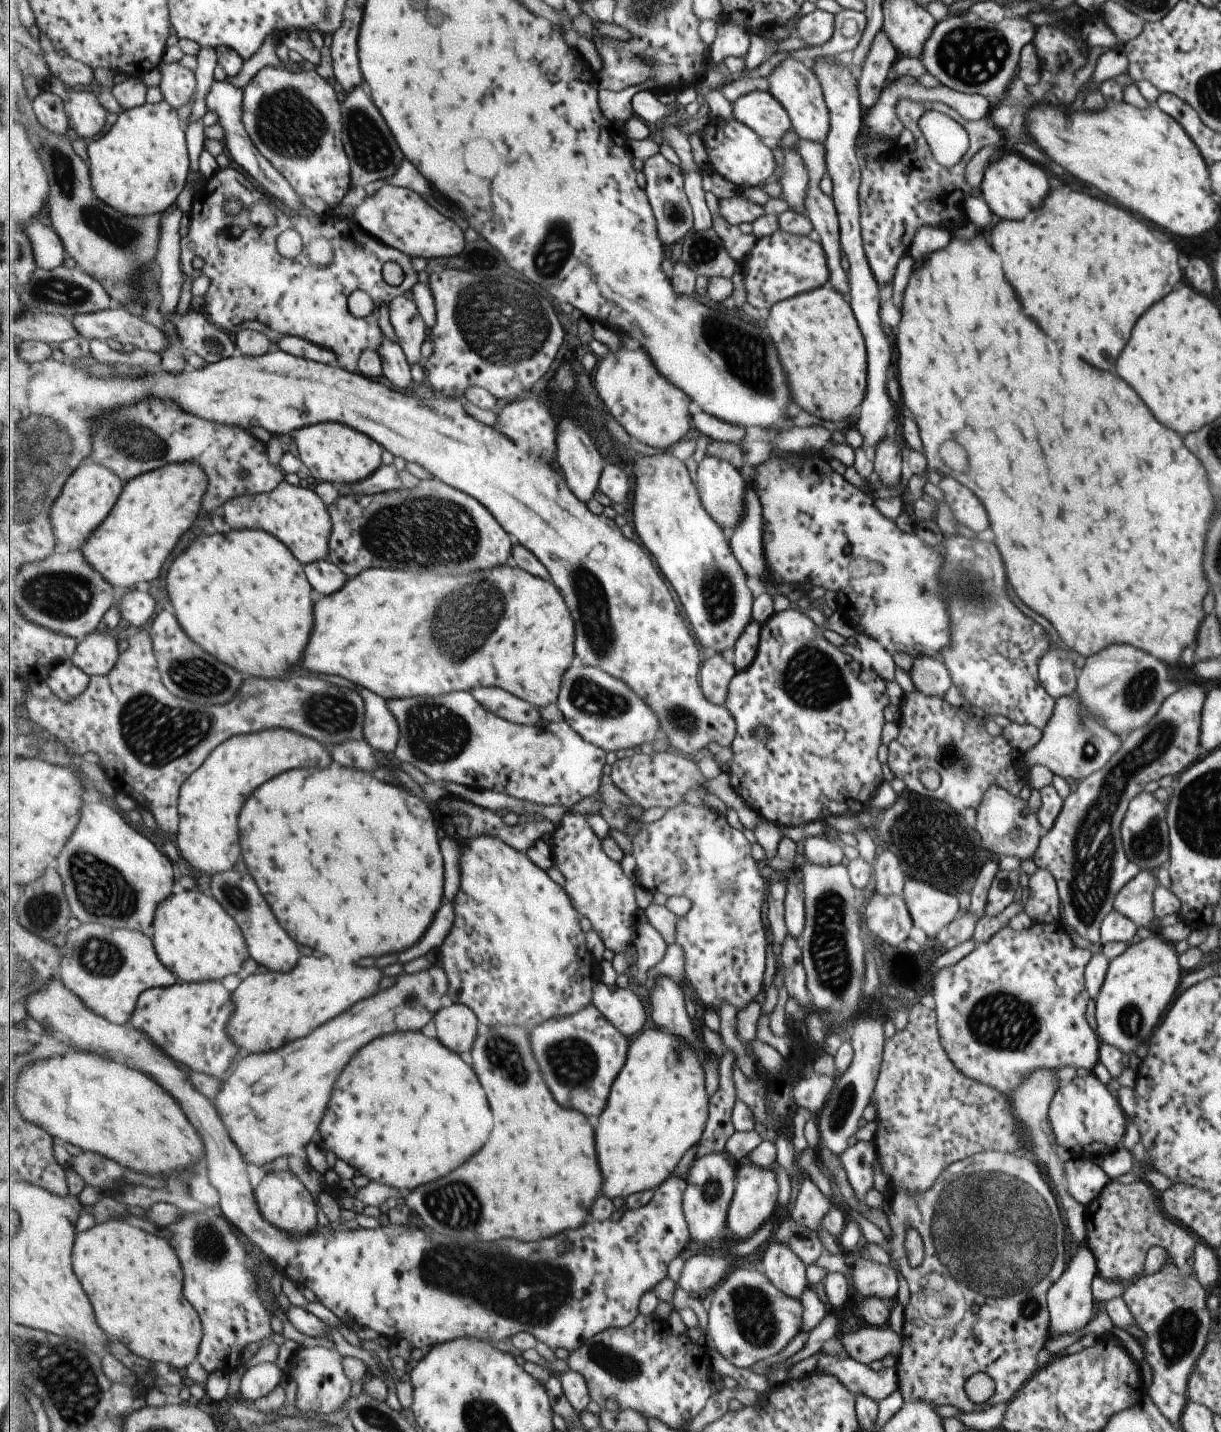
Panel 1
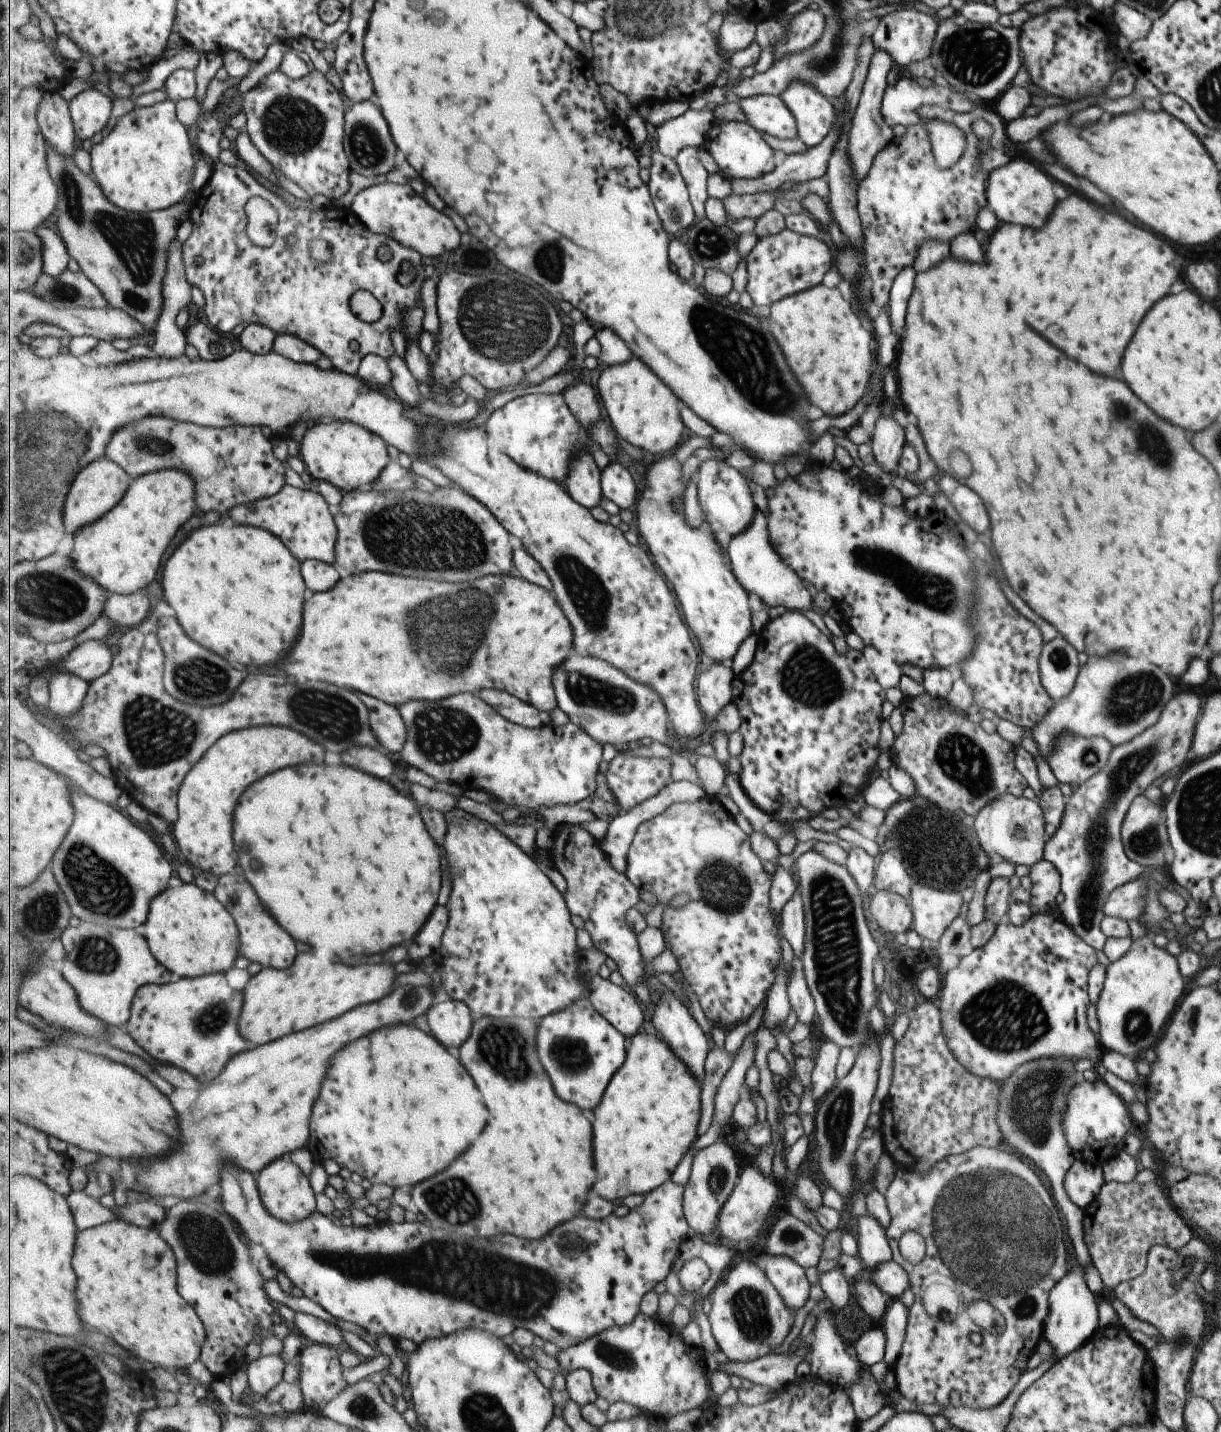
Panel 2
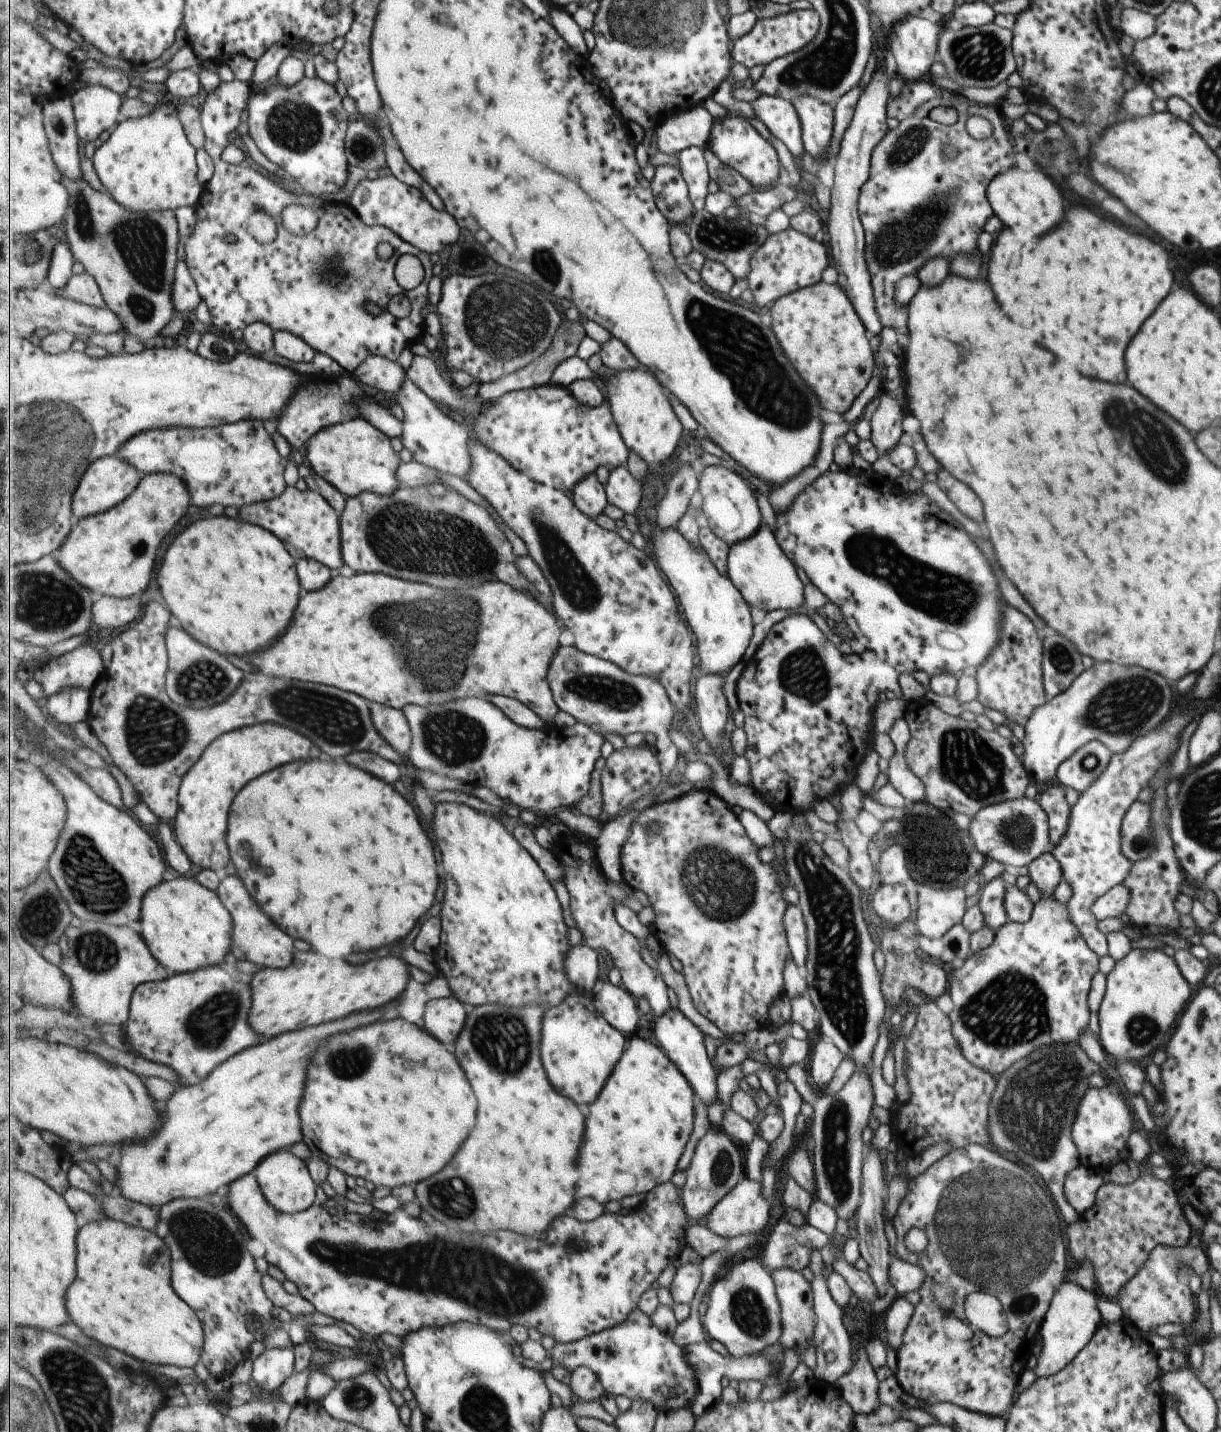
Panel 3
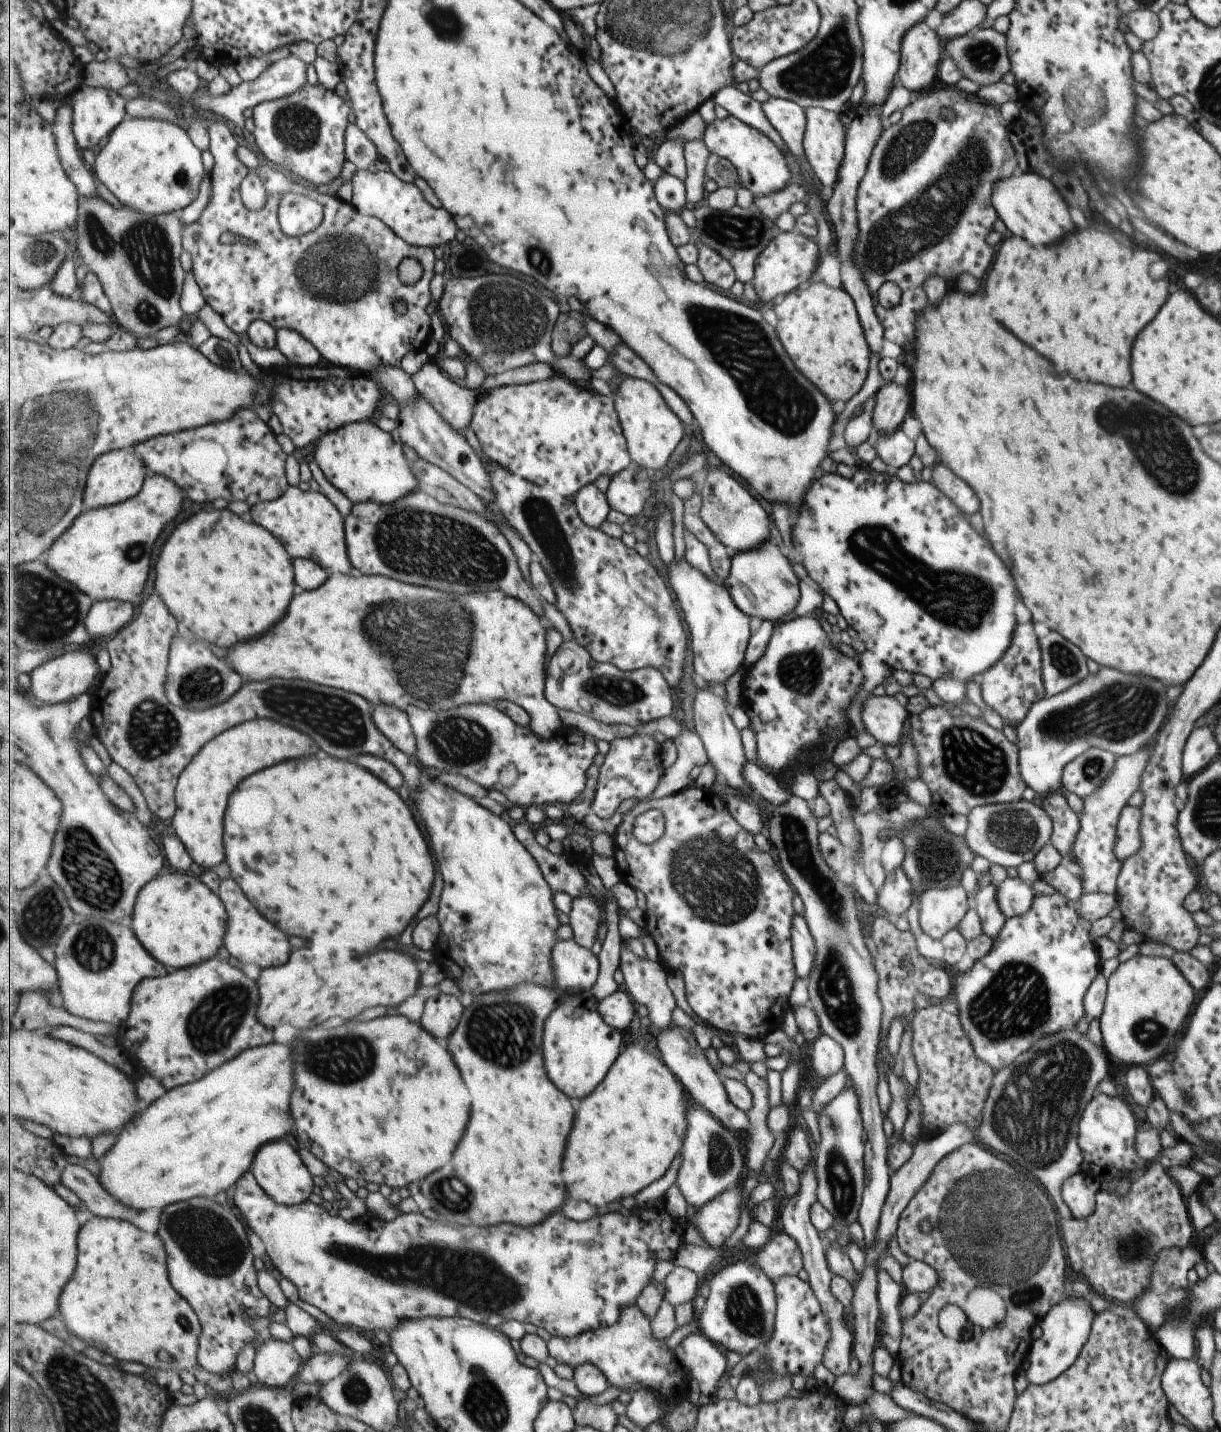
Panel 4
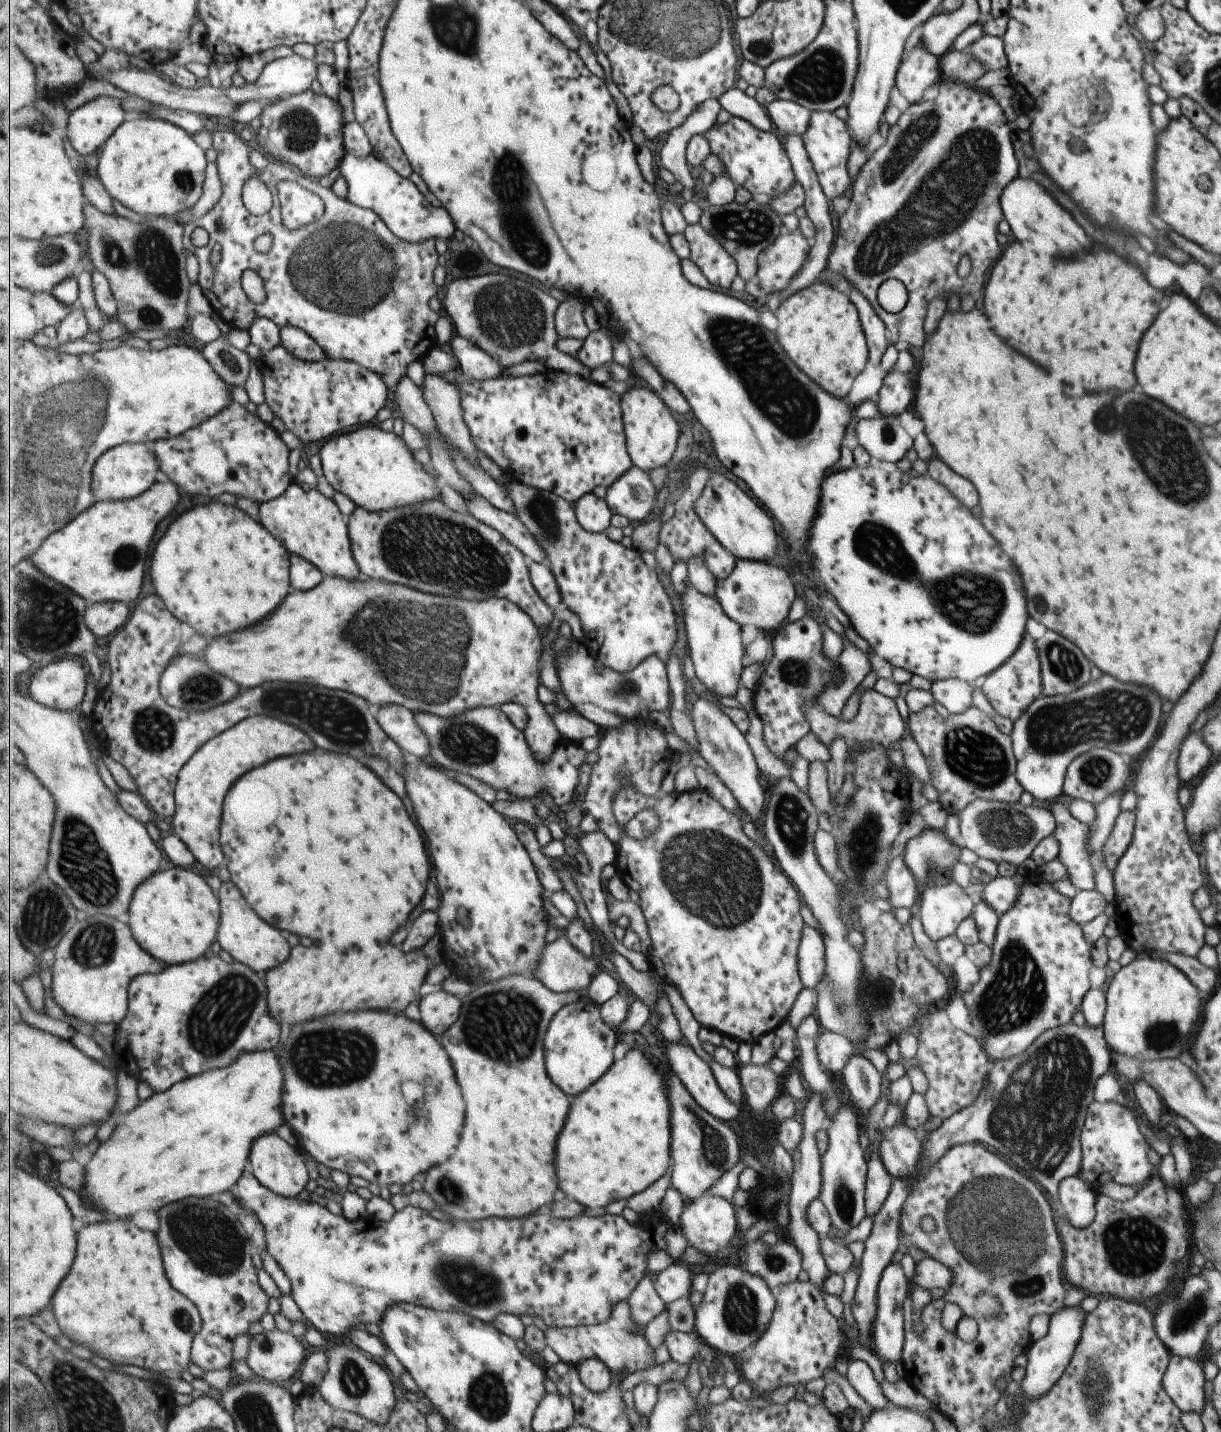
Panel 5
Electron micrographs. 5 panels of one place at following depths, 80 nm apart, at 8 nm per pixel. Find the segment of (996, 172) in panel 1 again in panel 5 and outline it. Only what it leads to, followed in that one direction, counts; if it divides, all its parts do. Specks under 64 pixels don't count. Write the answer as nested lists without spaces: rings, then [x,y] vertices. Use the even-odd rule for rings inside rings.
[[[1015,177],[1010,180],[999,195],[999,206],[1015,240],[1019,240],[1021,244],[1025,240],[1025,246],[1037,254],[1041,252],[1041,256],[1045,256],[1045,254],[1057,256],[1057,252],[1061,256],[1071,256],[1075,250],[1089,248],[1089,238],[1077,226],[1077,222],[1069,216],[1069,212],[1065,212],[1043,190],[1043,186],[1031,178]]]

